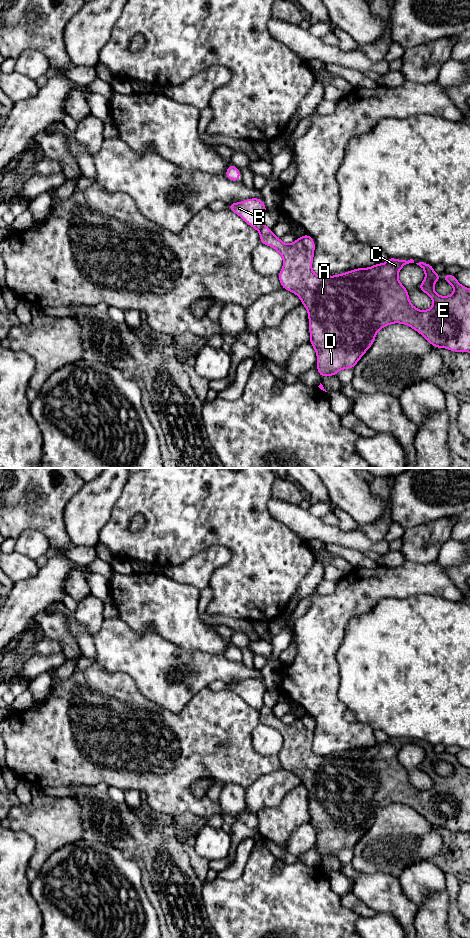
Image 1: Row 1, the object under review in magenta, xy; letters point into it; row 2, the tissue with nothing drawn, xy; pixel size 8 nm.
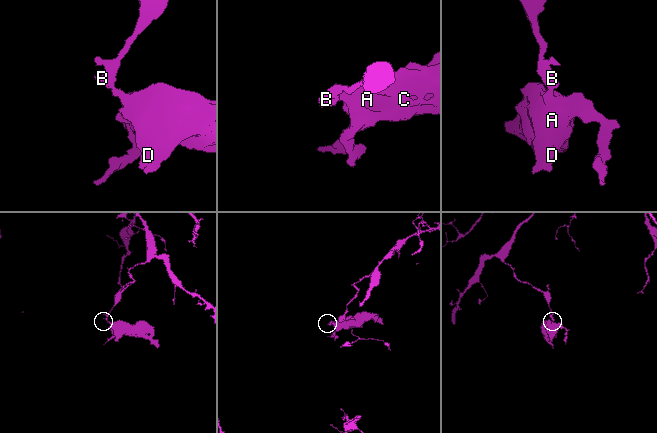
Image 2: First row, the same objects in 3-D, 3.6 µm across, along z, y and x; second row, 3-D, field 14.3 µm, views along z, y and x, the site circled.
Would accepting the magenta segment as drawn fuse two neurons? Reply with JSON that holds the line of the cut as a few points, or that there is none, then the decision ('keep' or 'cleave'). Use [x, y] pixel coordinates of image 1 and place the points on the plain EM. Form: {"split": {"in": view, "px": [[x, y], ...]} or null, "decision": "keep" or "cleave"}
{"split": {"in": "xy", "px": [[263, 705], [258, 710]]}, "decision": "cleave"}

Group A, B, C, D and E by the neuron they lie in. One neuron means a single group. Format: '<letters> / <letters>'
A C D E / B

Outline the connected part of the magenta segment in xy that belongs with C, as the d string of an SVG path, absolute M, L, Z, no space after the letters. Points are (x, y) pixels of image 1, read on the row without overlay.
M266 706L259 710L259 714L260 723L274 728L283 738L283 748L278 753L281 767L296 774L308 792L309 823L317 834L316 846L321 859L324 856L336 856L341 849L353 849L373 825L377 812L394 803L411 807L438 829L446 828L453 832L470 833L470 769L460 764L456 756L445 753L444 761L453 766L454 772L450 776L440 776L434 770L434 763L441 759L440 755L434 752L433 745L424 742L416 743L425 751L425 760L418 768L433 781L430 789L418 790L409 780L409 771L398 759L402 747L414 743L413 739L406 741L389 737L383 744L376 743L369 748L356 748L343 754L322 757L312 751L315 721L310 715L306 713L292 724L285 724L282 719L274 715L272 709Z

